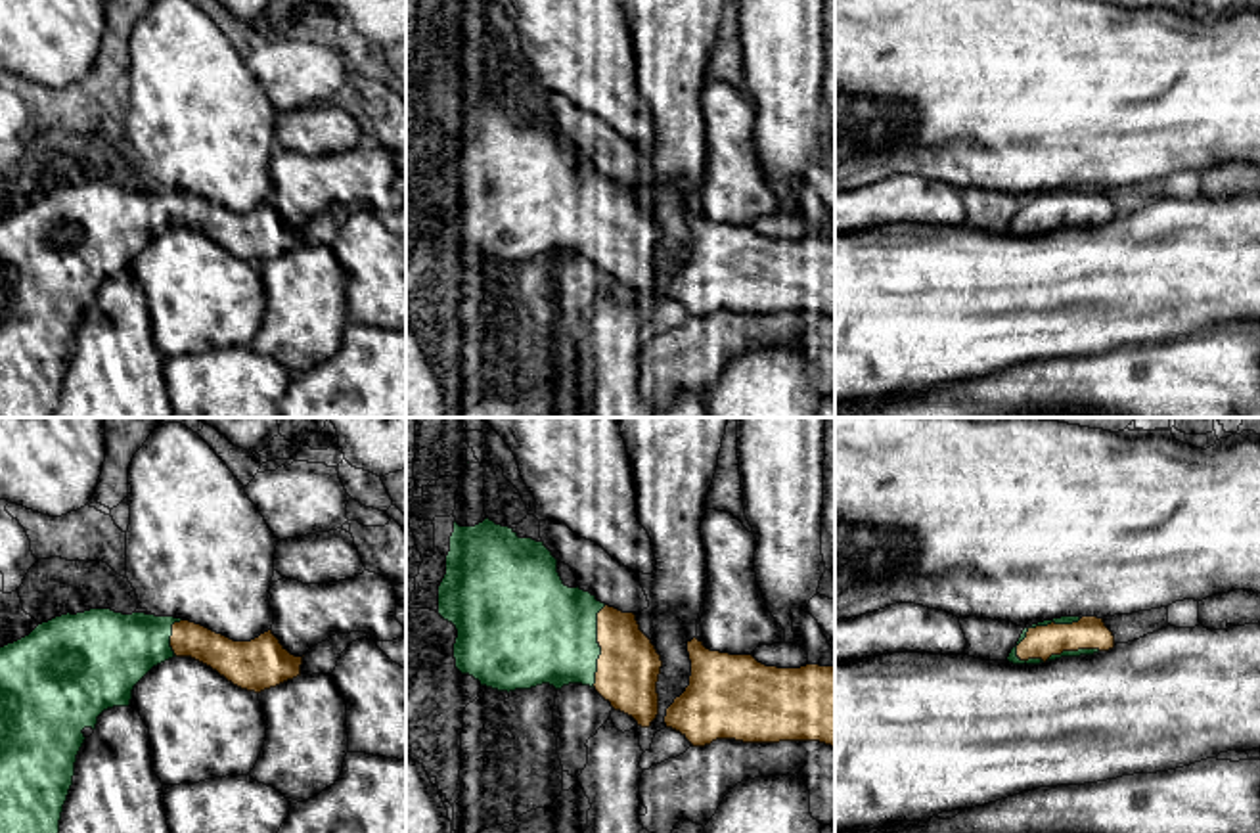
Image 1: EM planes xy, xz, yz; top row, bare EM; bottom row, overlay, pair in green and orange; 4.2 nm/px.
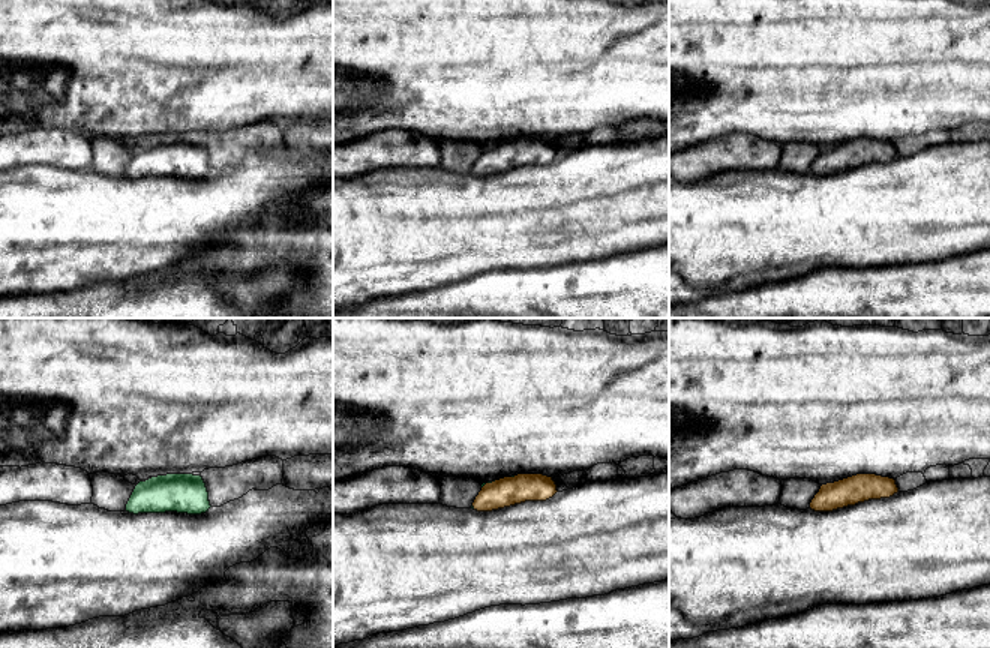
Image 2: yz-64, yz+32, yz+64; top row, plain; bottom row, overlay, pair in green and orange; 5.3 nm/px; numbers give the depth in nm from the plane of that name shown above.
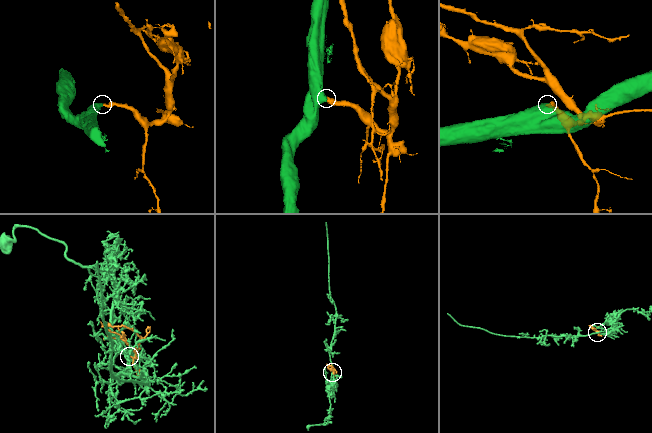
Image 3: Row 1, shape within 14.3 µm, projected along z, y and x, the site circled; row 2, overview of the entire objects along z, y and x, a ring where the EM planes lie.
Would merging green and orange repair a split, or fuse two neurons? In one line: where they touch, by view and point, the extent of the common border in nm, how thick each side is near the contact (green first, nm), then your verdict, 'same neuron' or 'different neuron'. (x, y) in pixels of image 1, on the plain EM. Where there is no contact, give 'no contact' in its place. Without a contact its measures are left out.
yz (1057, 226) | 360 nm | 40/140 nm | same neuron

